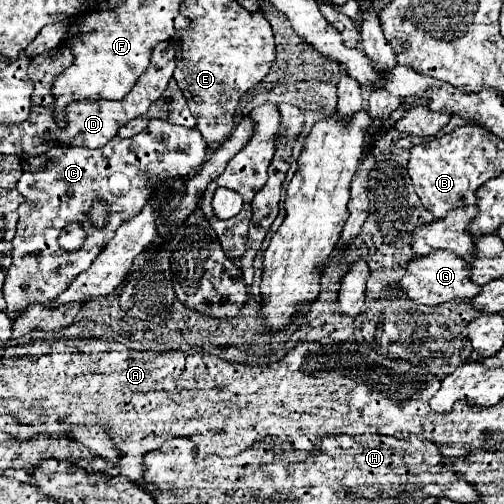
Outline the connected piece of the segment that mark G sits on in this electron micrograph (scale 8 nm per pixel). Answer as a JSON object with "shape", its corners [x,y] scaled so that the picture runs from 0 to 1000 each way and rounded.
{"shape":[[[869,498],[869,502],[845,506],[845,510],[829,510],[825,518],[817,518],[810,526],[810,538],[798,554],[798,581],[837,605],[877,605],[877,601],[893,601],[901,593],[933,597],[937,589],[944,589],[944,581],[952,581],[952,569],[944,562],[937,562],[929,526],[933,522],[925,514],[909,510],[897,498]]]}

